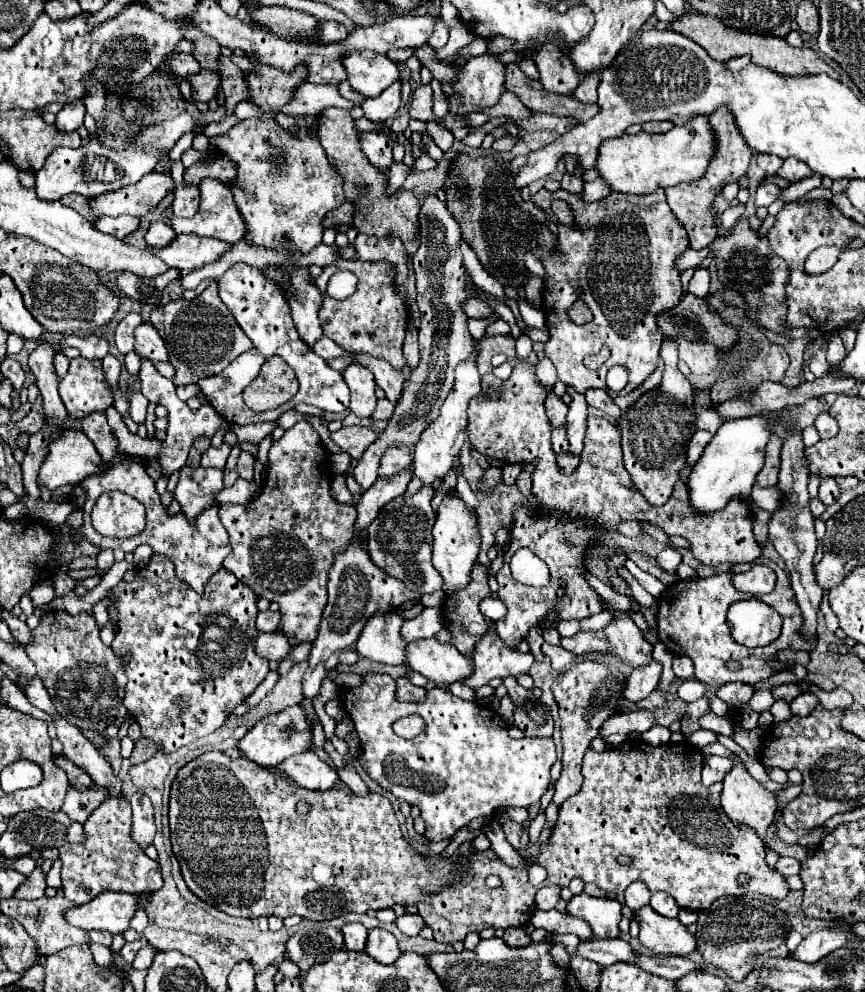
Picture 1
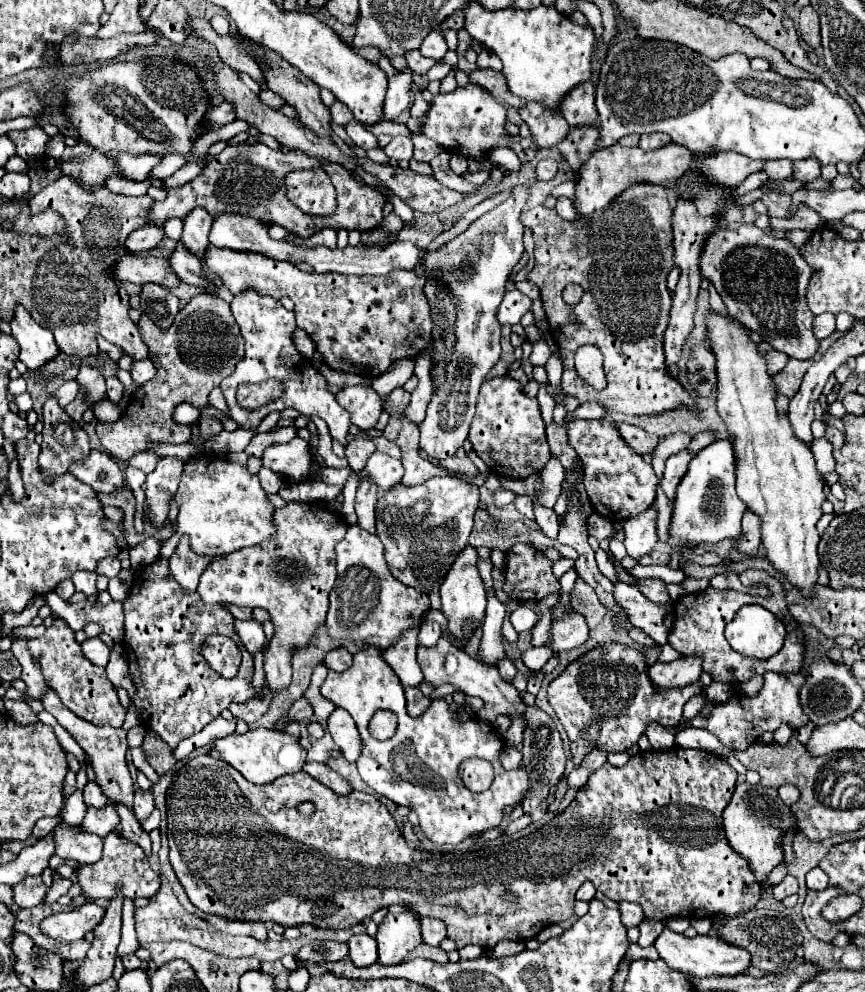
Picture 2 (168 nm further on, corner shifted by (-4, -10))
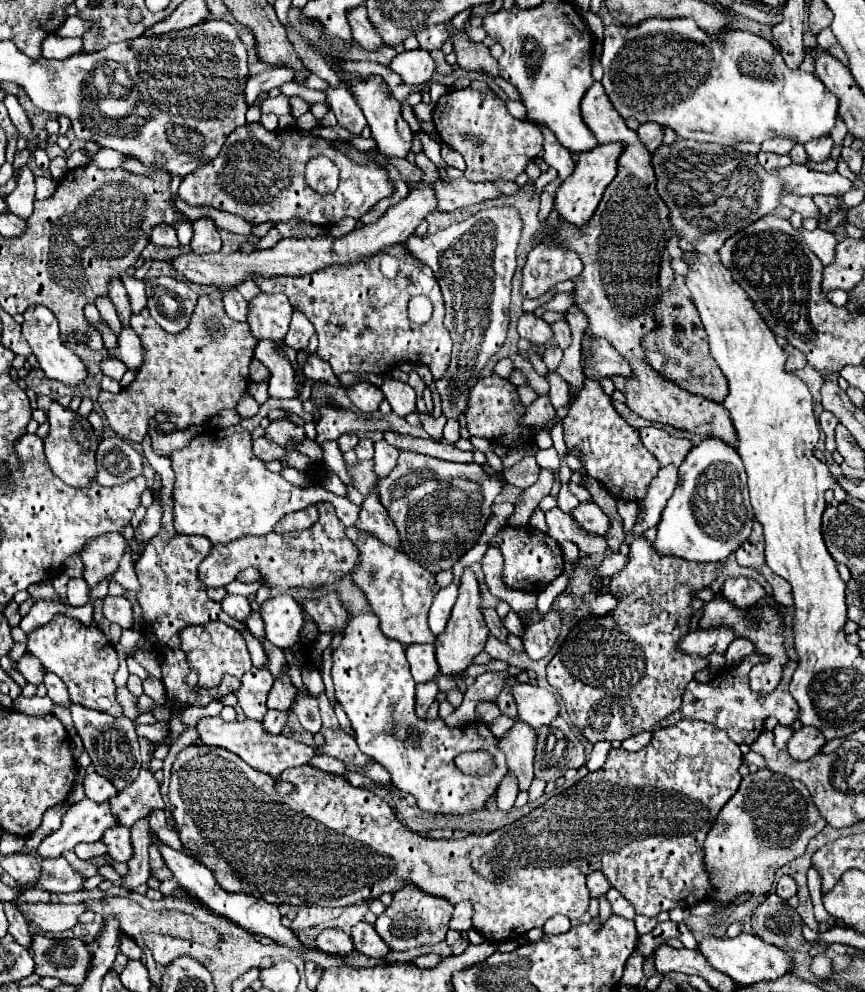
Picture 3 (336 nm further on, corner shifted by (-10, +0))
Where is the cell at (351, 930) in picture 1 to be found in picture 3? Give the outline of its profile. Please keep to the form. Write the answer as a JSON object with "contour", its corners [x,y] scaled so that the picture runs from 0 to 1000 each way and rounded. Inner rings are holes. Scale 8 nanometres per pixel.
{"contour":[[[414,929],[407,935],[407,948],[409,948],[409,956],[428,966],[444,966],[451,960],[451,956],[437,944],[432,933],[425,929]]]}

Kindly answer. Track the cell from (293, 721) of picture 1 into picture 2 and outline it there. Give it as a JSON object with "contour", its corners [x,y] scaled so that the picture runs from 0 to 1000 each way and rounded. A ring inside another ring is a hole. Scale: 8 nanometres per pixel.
{"contour":[[[296,734],[287,736],[284,740],[264,740],[259,744],[250,744],[245,748],[245,754],[254,760],[259,768],[271,772],[287,788],[294,790],[310,790],[328,780],[347,778],[354,770],[354,756],[347,752],[347,746],[335,742],[333,738],[319,738],[310,734]]]}

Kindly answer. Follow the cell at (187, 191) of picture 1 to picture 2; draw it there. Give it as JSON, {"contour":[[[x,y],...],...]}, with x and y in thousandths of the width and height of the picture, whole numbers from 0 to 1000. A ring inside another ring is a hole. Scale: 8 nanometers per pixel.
{"contour":[[[234,210],[222,212],[215,220],[213,220],[213,234],[208,244],[213,246],[213,250],[227,258],[234,258],[236,252],[240,252],[240,234],[245,230],[245,218],[240,214],[236,214]]]}

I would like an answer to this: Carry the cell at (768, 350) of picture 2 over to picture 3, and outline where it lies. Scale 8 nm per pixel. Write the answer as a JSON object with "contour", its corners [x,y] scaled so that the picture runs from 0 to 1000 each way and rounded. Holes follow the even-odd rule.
{"contour":[[[909,349],[906,355],[911,357],[909,371],[911,371],[913,375],[916,375],[916,373],[923,373],[923,371],[927,371],[927,369],[932,367],[932,359],[929,359],[925,353],[920,353],[920,351],[916,351],[916,349]]]}

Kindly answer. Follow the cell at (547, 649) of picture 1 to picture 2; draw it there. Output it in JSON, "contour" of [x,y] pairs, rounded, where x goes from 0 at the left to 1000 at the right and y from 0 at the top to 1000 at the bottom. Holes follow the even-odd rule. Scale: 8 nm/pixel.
{"contour":[[[613,651],[608,657],[603,657],[603,667],[606,667],[613,675],[624,675],[638,659],[640,659],[640,657],[638,657],[636,653],[617,653],[617,651]]]}

